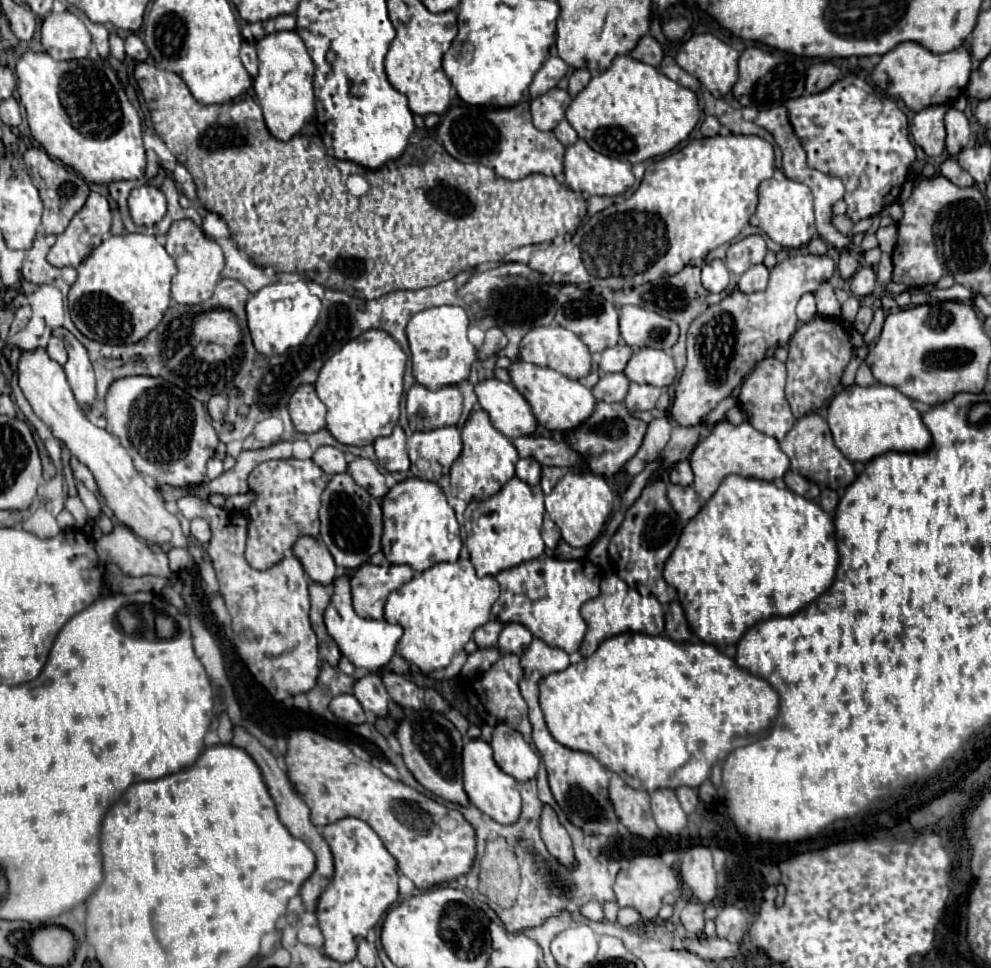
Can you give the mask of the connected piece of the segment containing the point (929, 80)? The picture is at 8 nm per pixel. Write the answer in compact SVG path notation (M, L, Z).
M906 41L896 45L892 51L884 53L870 77L882 91L892 95L894 99L902 99L910 111L918 113L930 105L952 105L968 85L970 67L970 53L964 47L954 49L950 53L934 55L922 45Z

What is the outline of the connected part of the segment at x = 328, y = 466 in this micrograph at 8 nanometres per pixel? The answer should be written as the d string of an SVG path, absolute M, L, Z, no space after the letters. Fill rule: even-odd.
M318 447L312 455L312 461L326 473L326 475L336 475L336 473L344 473L346 471L346 459L344 459L344 453L336 447Z

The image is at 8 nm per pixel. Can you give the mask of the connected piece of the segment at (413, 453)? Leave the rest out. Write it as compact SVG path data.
M442 427L434 431L416 431L408 439L408 451L412 473L428 481L438 481L442 475L448 475L450 465L462 451L460 429Z

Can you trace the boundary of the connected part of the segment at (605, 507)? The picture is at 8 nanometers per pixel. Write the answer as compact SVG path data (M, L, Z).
M544 467L540 485L546 513L560 527L562 539L572 547L590 547L598 539L614 505L614 493L606 479L588 471L572 471L572 467Z

